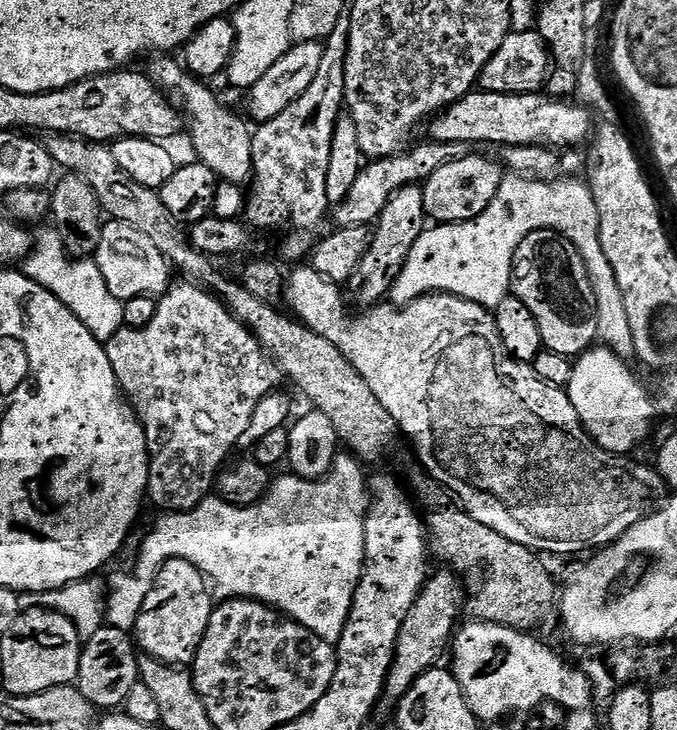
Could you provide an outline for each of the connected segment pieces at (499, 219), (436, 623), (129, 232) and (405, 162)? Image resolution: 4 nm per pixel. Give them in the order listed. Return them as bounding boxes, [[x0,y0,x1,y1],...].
[[390,174,636,362],[378,570,466,713],[94,219,172,302],[334,140,479,228]]

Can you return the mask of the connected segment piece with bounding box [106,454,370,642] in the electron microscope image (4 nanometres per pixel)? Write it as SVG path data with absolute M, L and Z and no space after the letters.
M340 454L336 457L332 471L324 479L303 480L295 474L287 474L281 480L273 479L268 495L249 508L240 508L219 498L209 498L188 512L161 515L156 529L145 538L140 548L136 573L127 576L124 572L116 572L112 581L107 581L107 623L131 633L136 626L137 613L146 602L161 568L169 560L185 560L204 575L204 579L217 593L221 592L221 597L258 600L269 608L275 608L289 620L297 620L318 634L318 638L329 642L340 641L360 575L364 572L364 517L368 511L370 493L363 470L361 461L355 456Z

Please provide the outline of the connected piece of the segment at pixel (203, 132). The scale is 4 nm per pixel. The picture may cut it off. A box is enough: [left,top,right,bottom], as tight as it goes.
[149,56,253,185]

